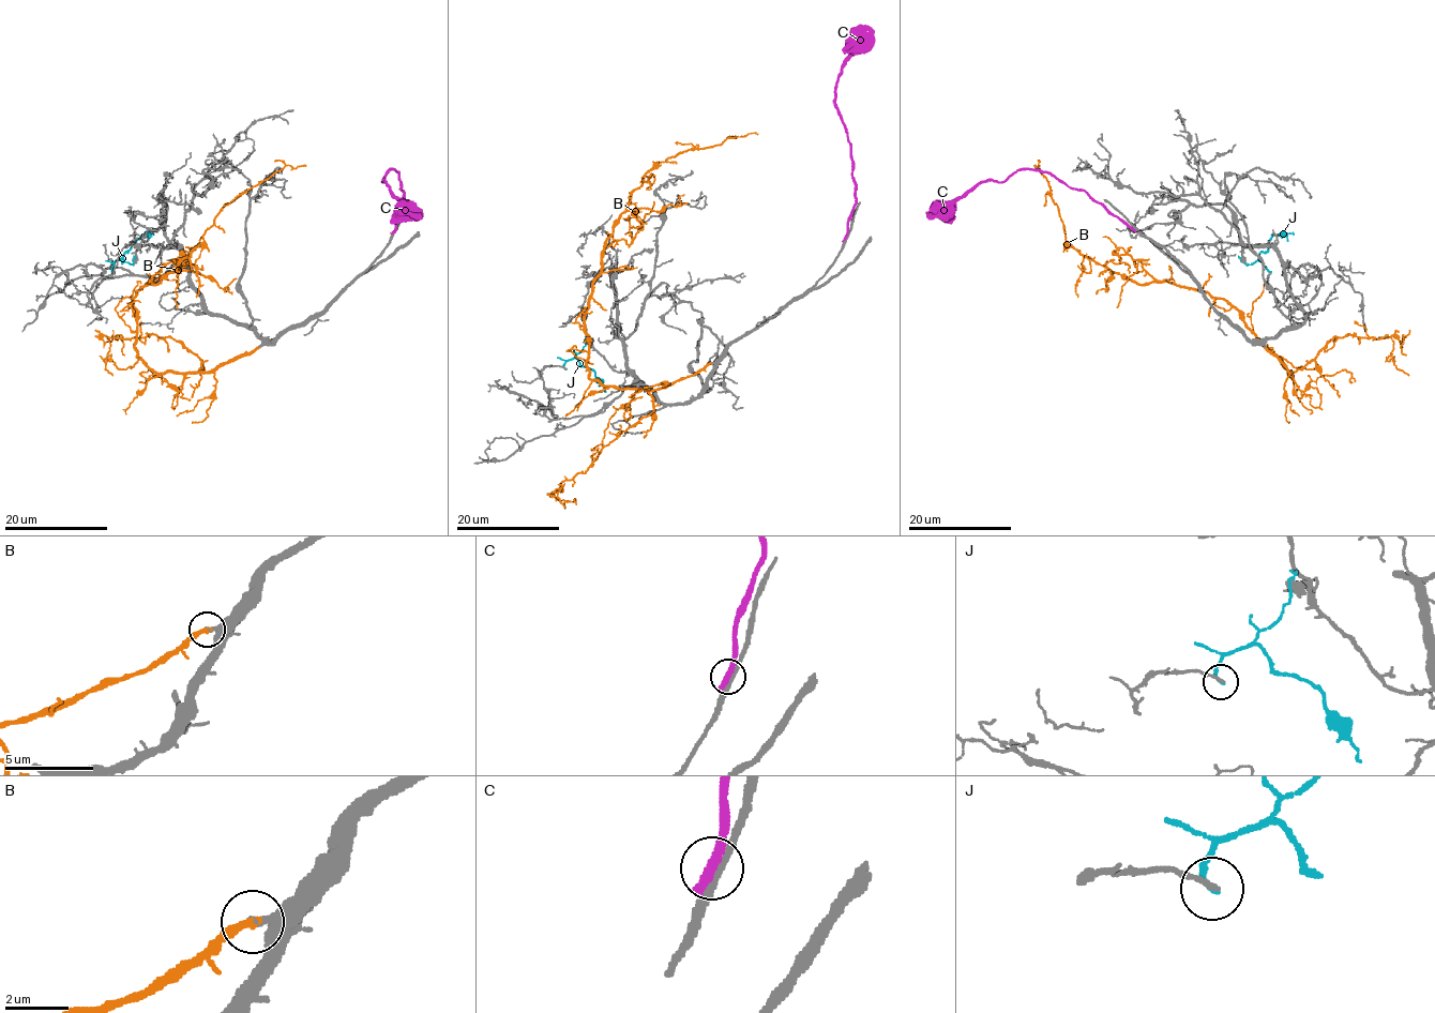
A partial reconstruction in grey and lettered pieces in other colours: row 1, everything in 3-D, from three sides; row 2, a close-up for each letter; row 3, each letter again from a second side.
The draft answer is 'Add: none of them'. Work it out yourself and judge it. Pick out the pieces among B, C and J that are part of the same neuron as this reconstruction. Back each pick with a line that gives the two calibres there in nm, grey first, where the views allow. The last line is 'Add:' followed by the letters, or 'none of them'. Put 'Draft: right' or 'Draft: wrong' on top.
Draft: wrong
B: 280 nm thick on the grey side, 300 nm on the other
Add: B

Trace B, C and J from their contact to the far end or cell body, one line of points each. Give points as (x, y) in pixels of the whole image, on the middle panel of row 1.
B: (711, 362), (659, 389), (602, 386), (589, 377), (584, 311), (605, 240), (655, 164), (757, 134)
C: (845, 237), (847, 217), (856, 202), (856, 183), (847, 131), (834, 102), (836, 82), (867, 25)
J: (564, 368), (563, 364), (575, 358), (582, 366), (593, 372), (606, 392)

